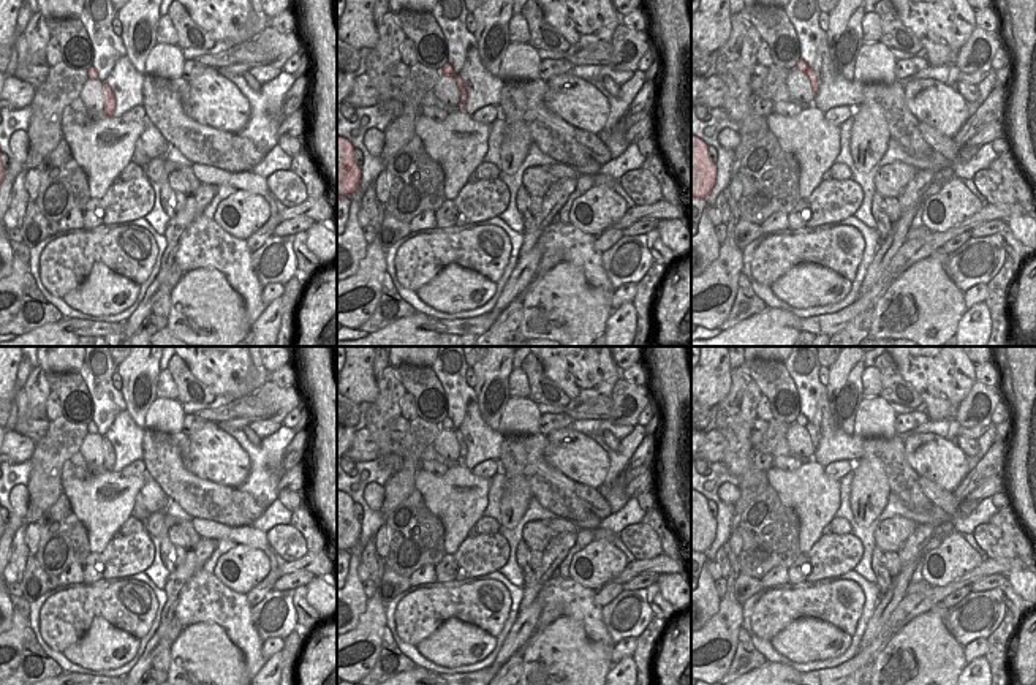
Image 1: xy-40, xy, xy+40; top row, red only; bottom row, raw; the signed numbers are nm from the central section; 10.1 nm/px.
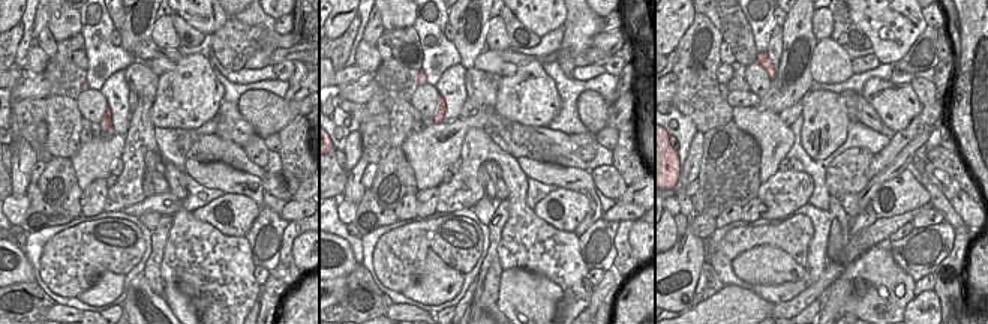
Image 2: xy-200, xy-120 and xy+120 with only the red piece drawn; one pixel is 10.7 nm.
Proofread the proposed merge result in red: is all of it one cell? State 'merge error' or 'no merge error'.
no merge error

